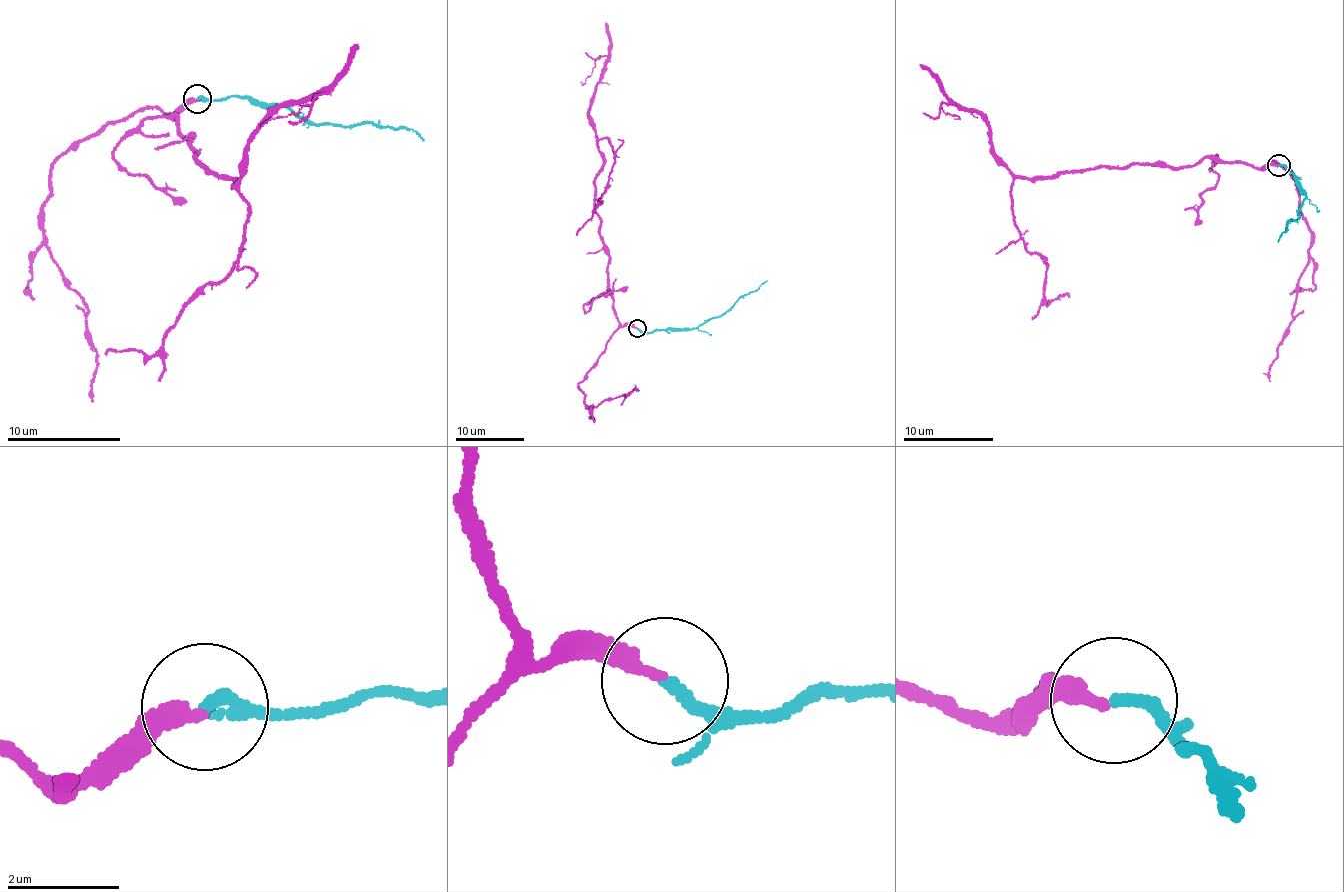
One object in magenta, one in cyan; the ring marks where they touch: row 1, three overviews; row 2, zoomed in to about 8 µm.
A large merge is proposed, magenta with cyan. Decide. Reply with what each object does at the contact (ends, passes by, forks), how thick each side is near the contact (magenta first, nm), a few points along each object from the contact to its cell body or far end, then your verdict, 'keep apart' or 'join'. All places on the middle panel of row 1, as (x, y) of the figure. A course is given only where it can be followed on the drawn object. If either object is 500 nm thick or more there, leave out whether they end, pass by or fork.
magenta ends | cyan ends | 280/200 nm | magenta via (636, 327), (621, 323), (613, 308), (608, 250), (595, 209), (598, 142), (608, 140), (609, 177), (576, 235) | cyan via (636, 329), (647, 332), (695, 328), (726, 313), (740, 298), (767, 281) | join

